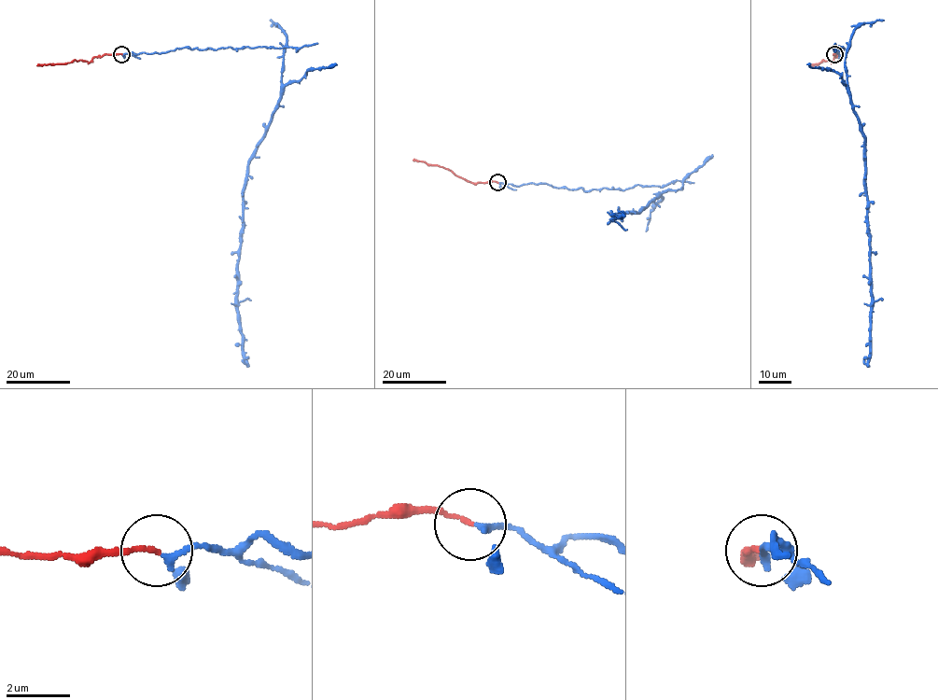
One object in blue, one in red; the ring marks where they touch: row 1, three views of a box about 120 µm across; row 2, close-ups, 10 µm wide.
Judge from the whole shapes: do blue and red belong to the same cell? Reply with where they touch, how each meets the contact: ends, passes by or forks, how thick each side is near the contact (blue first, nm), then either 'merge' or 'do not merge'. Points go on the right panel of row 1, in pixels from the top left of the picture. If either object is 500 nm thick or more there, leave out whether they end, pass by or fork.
at (834, 54); blue passes by; red ends there; 160 nm thick on the blue side, 140 nm on the other; merge

